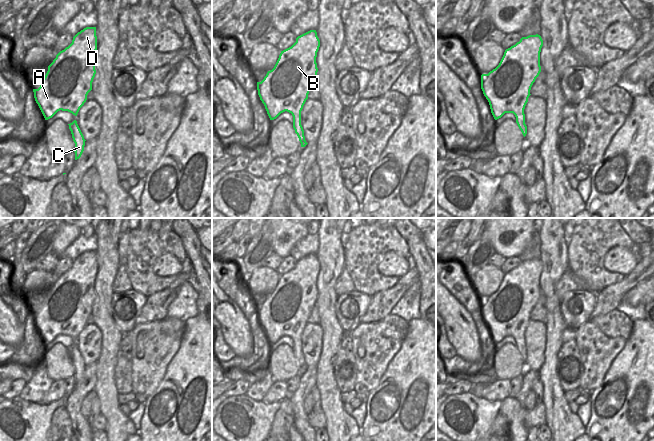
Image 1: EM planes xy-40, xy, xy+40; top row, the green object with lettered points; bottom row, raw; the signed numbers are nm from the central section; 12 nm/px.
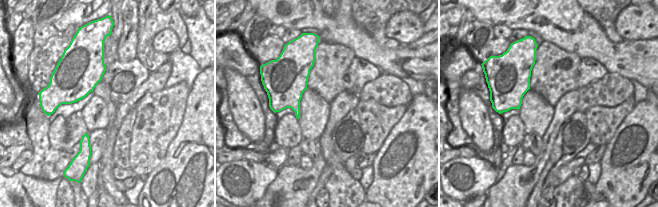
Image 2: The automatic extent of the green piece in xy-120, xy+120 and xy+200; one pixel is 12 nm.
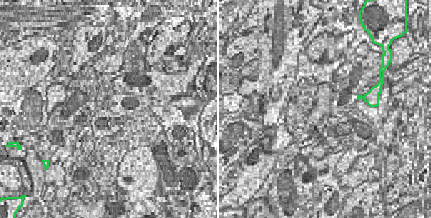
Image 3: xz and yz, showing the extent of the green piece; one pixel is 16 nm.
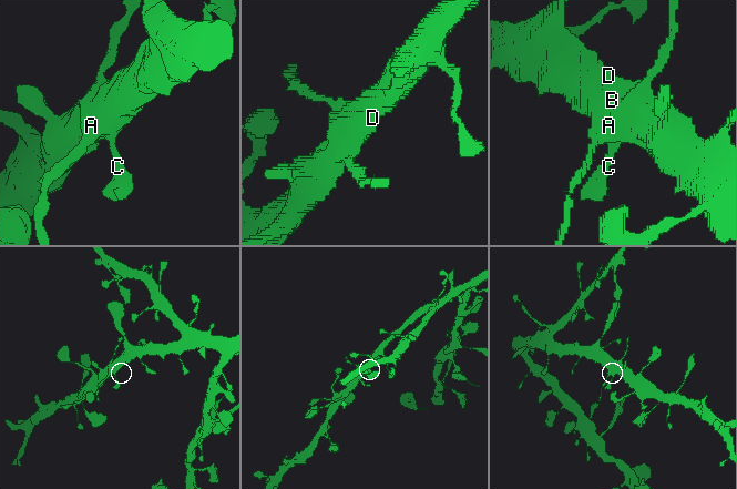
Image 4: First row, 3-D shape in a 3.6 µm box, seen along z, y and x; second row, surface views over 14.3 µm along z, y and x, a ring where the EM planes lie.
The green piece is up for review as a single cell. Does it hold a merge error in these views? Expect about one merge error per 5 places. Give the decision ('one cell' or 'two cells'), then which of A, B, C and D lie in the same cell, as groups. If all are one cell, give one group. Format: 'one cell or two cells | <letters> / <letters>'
one cell | A B C D

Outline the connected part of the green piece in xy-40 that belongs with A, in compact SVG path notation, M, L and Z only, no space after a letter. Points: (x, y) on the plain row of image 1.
M86 251L78 256L72 267L60 275L38 313L33 313L34 322L45 344L52 342L58 335L68 335L77 340L80 332L92 314L92 306L96 298L95 278L97 274L96 251Z

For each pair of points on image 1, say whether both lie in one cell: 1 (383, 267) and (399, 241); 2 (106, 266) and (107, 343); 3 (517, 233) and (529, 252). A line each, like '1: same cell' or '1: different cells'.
1: different cells
2: same cell
3: different cells

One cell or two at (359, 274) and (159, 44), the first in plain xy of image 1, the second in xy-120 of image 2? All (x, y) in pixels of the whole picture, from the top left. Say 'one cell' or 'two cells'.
two cells

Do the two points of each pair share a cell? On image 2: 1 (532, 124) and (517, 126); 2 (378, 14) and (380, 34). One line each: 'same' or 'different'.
1: different
2: same

